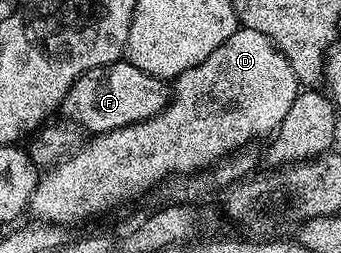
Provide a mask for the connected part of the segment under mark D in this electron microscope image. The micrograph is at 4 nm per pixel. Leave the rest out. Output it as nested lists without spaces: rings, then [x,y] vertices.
[[[238,27],[200,66],[184,70],[173,81],[170,103],[160,114],[144,122],[129,124],[111,132],[99,132],[89,137],[87,144],[62,157],[57,164],[41,173],[36,190],[30,199],[29,215],[35,221],[59,226],[82,224],[93,216],[102,216],[113,208],[122,208],[145,192],[171,179],[211,168],[217,160],[243,151],[249,140],[269,137],[284,122],[284,114],[300,91],[300,85],[288,58],[274,47],[264,34],[251,28]]]

